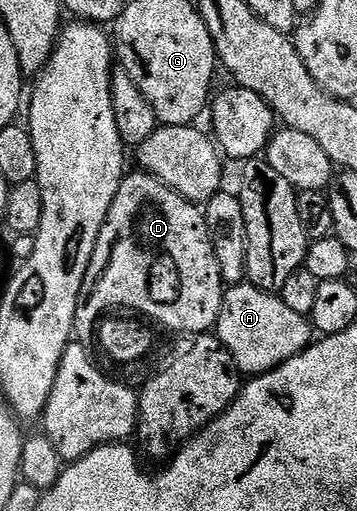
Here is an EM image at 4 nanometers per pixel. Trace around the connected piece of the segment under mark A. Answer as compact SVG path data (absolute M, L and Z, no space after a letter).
M249 283L231 285L223 292L216 336L237 363L239 374L257 375L280 367L311 345L310 333L311 322L292 311L281 296L273 292L266 292Z

